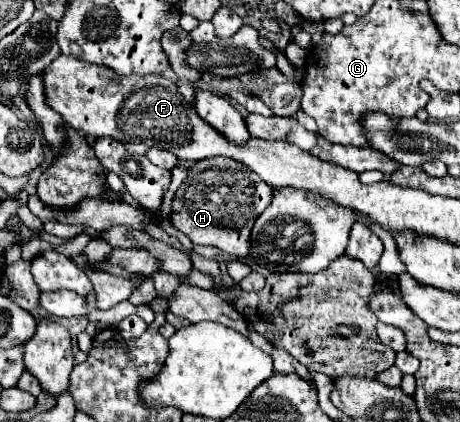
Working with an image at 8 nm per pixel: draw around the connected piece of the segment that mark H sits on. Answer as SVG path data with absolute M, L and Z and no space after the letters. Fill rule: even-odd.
M210 157L198 161L180 189L176 191L174 197L174 213L172 213L172 223L194 243L194 245L212 245L218 247L234 257L246 257L250 253L250 229L252 223L258 219L258 213L262 213L270 201L272 201L272 187L268 187L254 171L246 169L240 161L226 159L226 157Z

